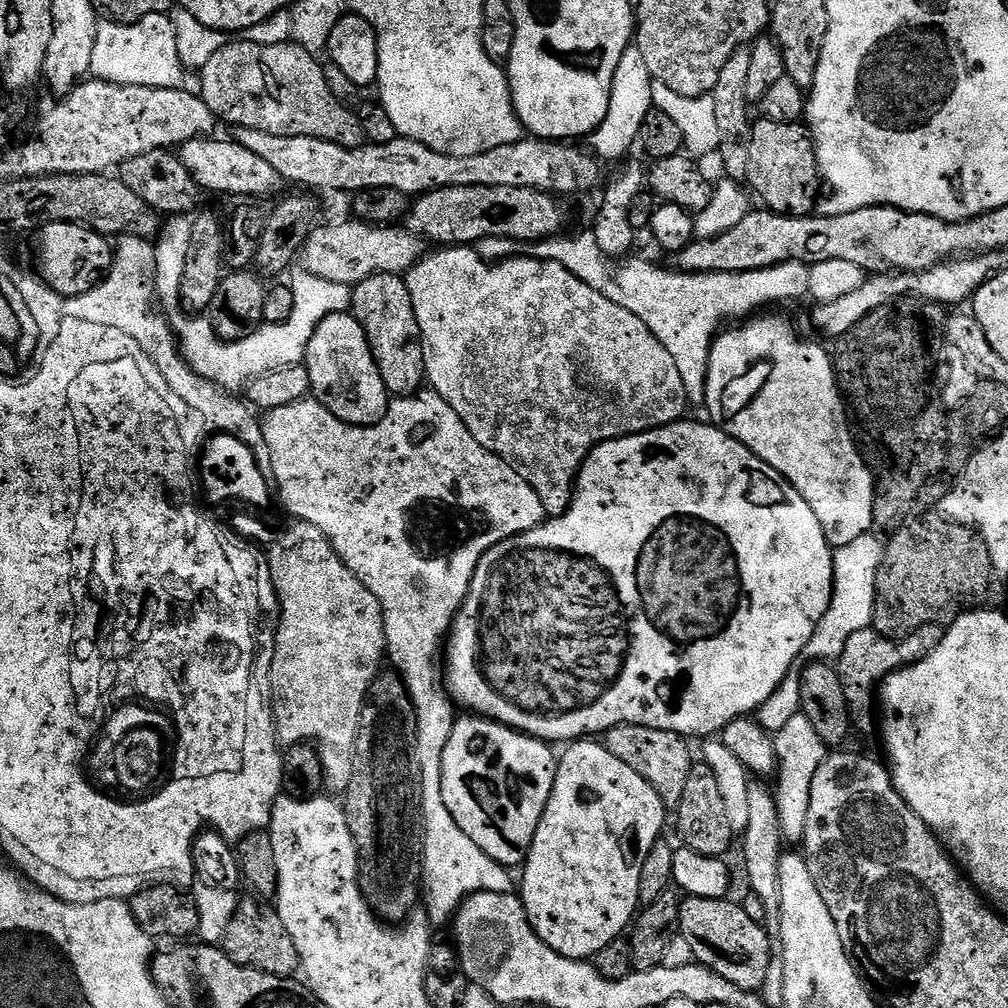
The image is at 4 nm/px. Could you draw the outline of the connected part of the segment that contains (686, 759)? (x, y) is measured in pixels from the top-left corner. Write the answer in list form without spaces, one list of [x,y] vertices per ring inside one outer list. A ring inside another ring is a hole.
[[[619,724],[603,733],[602,743],[614,758],[626,762],[630,770],[638,770],[654,790],[662,798],[665,809],[675,810],[682,802],[682,790],[686,786],[686,778],[694,763],[692,752],[688,749],[689,741],[670,730],[654,730],[650,726],[637,724]]]

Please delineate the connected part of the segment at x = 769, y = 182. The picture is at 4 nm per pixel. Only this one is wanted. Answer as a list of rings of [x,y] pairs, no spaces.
[[[758,119],[748,133],[748,175],[746,184],[761,200],[763,207],[783,216],[811,216],[818,208],[816,191],[822,188],[820,167],[812,133],[803,123]]]

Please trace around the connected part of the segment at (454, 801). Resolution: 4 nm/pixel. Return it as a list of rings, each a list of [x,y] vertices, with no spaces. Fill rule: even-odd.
[[[464,714],[457,719],[454,730],[450,734],[450,742],[446,742],[446,750],[442,754],[442,798],[446,802],[446,810],[450,810],[450,814],[454,814],[454,822],[458,822],[458,826],[462,826],[462,834],[466,834],[466,838],[472,839],[474,846],[479,846],[486,855],[494,858],[494,862],[504,865],[509,870],[519,869],[527,860],[528,851],[534,842],[534,834],[538,830],[538,822],[546,810],[546,802],[552,793],[558,756],[548,748],[551,747],[545,741],[536,740],[525,732],[515,732],[514,729],[500,724],[497,720],[489,720],[475,714]]]

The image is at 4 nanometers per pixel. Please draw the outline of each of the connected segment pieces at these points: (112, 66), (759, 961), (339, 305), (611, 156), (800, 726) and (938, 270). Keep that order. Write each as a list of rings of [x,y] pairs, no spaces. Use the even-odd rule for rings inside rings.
[[[159,12],[142,18],[136,24],[114,24],[100,22],[97,26],[97,37],[94,41],[94,52],[91,75],[106,83],[122,86],[140,86],[156,88],[180,88],[184,83],[186,69],[178,54],[178,38],[174,34],[171,15]]]
[[[685,895],[680,900],[678,935],[690,942],[695,963],[703,964],[744,992],[756,994],[763,989],[774,955],[774,940],[761,921],[746,914],[743,903],[735,904],[732,898],[715,900]]]
[[[296,270],[291,273],[290,287],[294,294],[294,314],[286,318],[286,322],[281,324],[263,323],[259,328],[253,330],[249,336],[241,340],[226,341],[221,340],[215,332],[212,331],[212,324],[203,315],[196,314],[189,318],[181,309],[179,298],[179,275],[172,274],[165,280],[157,279],[154,284],[154,295],[162,309],[168,325],[172,327],[172,333],[176,336],[176,343],[180,345],[180,354],[185,362],[200,375],[202,379],[209,380],[216,384],[217,388],[223,389],[228,394],[236,394],[245,386],[252,383],[257,376],[265,376],[267,372],[273,372],[279,368],[285,368],[291,364],[299,364],[308,353],[308,343],[310,338],[314,338],[314,330],[330,314],[339,312],[348,312],[352,307],[352,288],[347,284],[338,282],[326,282],[326,278],[318,278],[314,274],[303,270]]]
[[[630,46],[624,55],[622,65],[622,82],[618,82],[612,87],[612,97],[610,98],[610,110],[599,128],[590,137],[591,151],[595,153],[601,161],[620,160],[623,161],[628,151],[639,141],[642,122],[646,122],[646,114],[653,110],[652,85],[654,81],[650,70],[646,70],[646,61],[642,59],[642,50],[635,46]]]
[[[800,716],[791,719],[786,726],[782,726],[782,730],[775,733],[773,740],[777,760],[776,779],[778,778],[778,784],[774,786],[774,795],[778,806],[780,828],[787,843],[796,842],[798,844],[803,841],[805,834],[806,813],[810,806],[810,785],[814,780],[814,774],[818,772],[818,767],[828,755],[828,747],[815,733],[814,726],[810,726],[808,720]]]
[[[985,252],[983,256],[950,259],[925,272],[869,275],[864,284],[858,286],[858,290],[854,290],[854,294],[846,294],[846,298],[838,298],[838,302],[816,304],[812,312],[812,324],[822,335],[839,338],[854,326],[858,326],[862,318],[866,318],[882,306],[893,303],[897,298],[919,298],[929,305],[930,303],[960,304],[963,300],[964,303],[971,301],[983,284],[991,280],[997,272],[1005,271],[1004,258],[1006,258],[1004,252]]]

